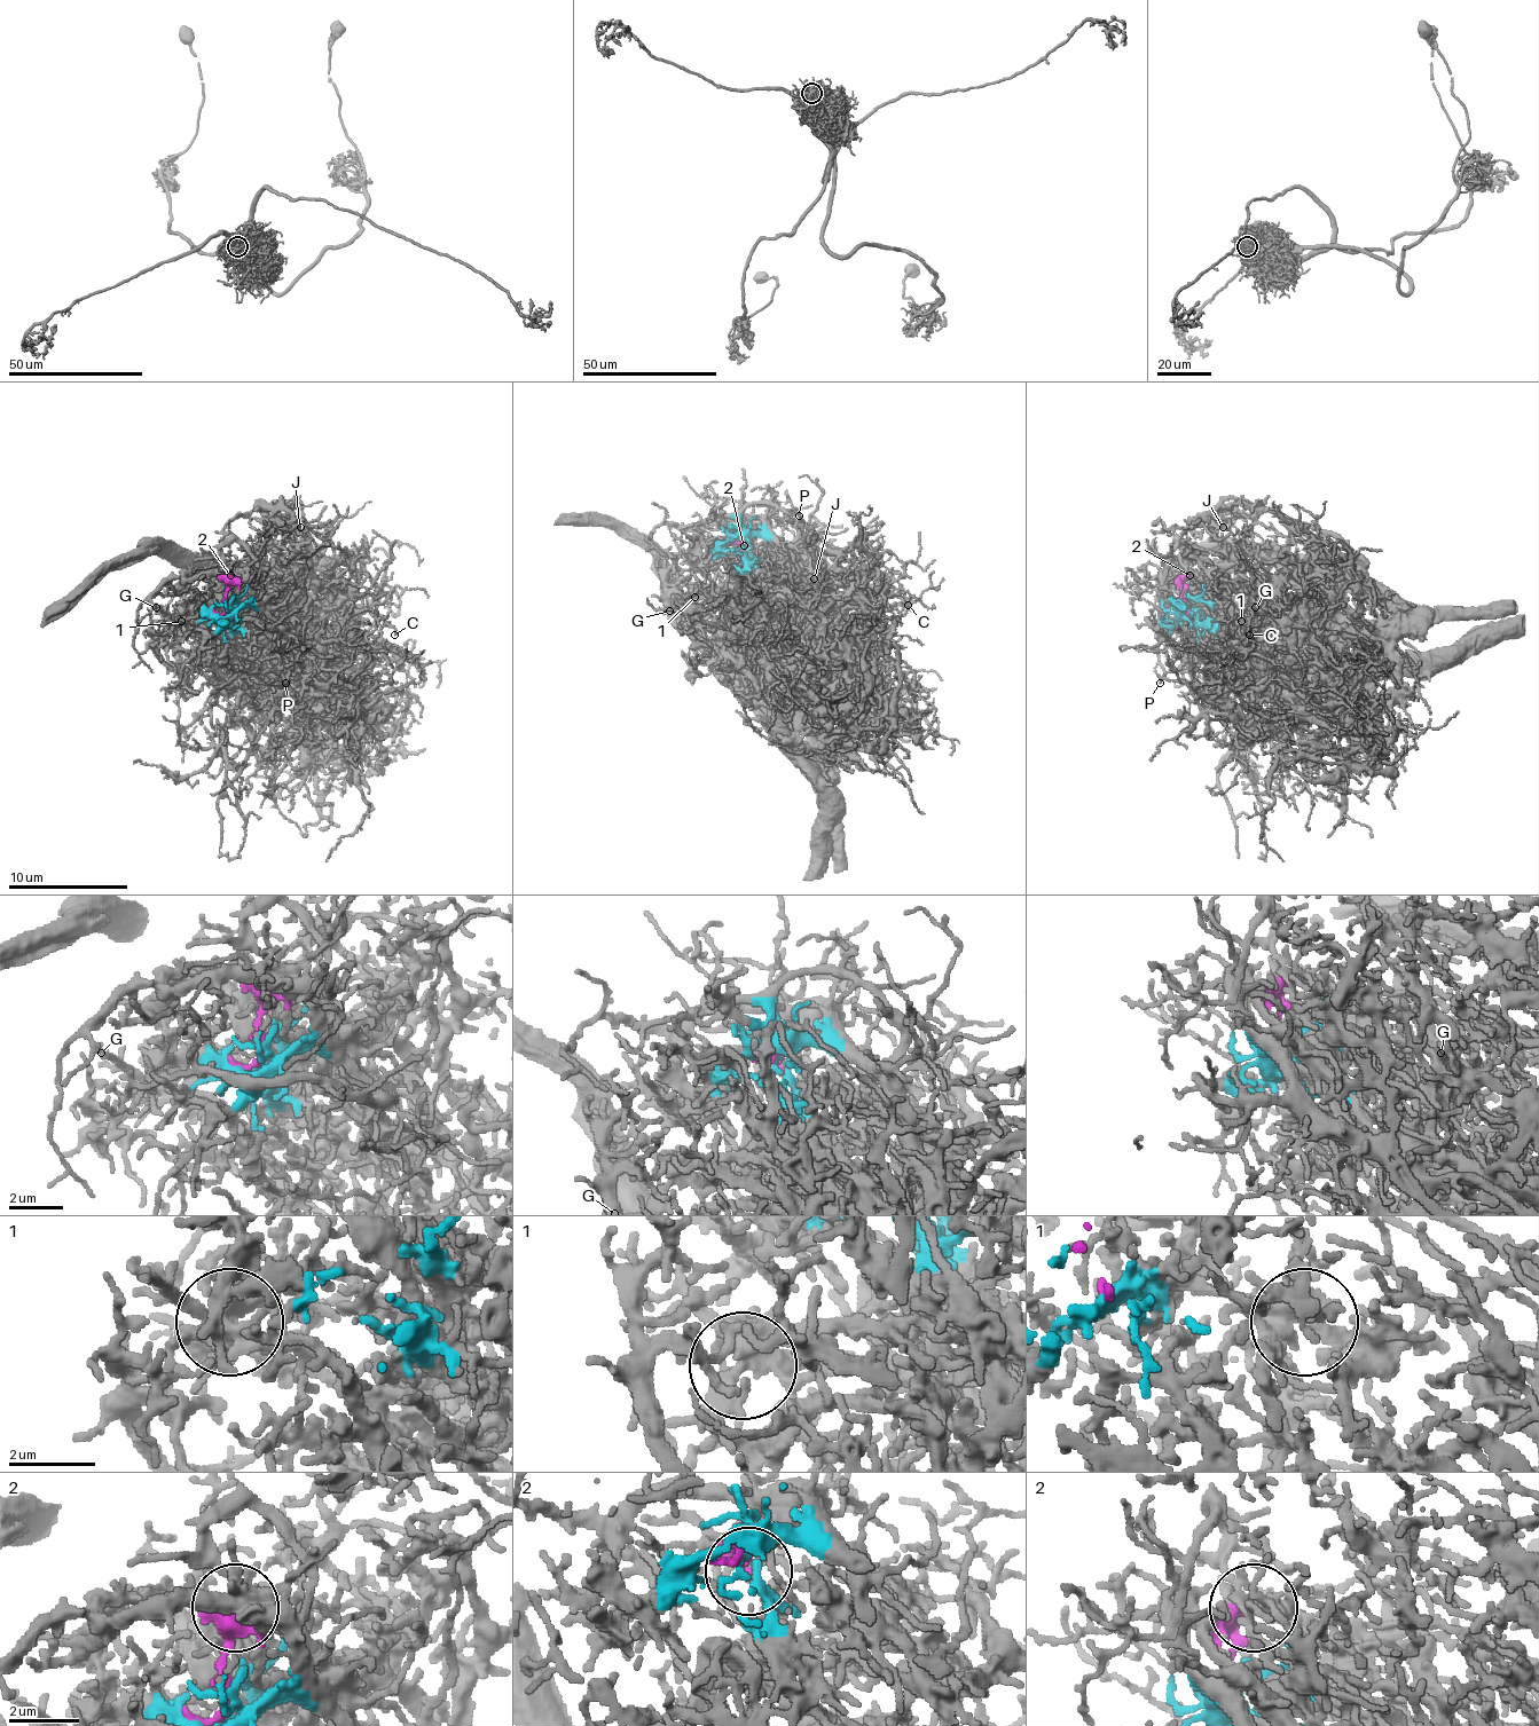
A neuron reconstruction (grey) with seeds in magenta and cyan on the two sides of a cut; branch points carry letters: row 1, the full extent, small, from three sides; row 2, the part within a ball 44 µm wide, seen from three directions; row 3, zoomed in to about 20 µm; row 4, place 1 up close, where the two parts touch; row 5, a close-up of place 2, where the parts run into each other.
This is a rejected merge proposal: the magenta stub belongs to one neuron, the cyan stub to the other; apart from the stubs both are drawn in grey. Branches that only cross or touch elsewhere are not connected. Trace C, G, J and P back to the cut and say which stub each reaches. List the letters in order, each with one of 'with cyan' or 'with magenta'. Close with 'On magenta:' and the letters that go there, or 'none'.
C: with magenta
G: with cyan
J: with magenta
P: with cyan
On magenta: C, J

